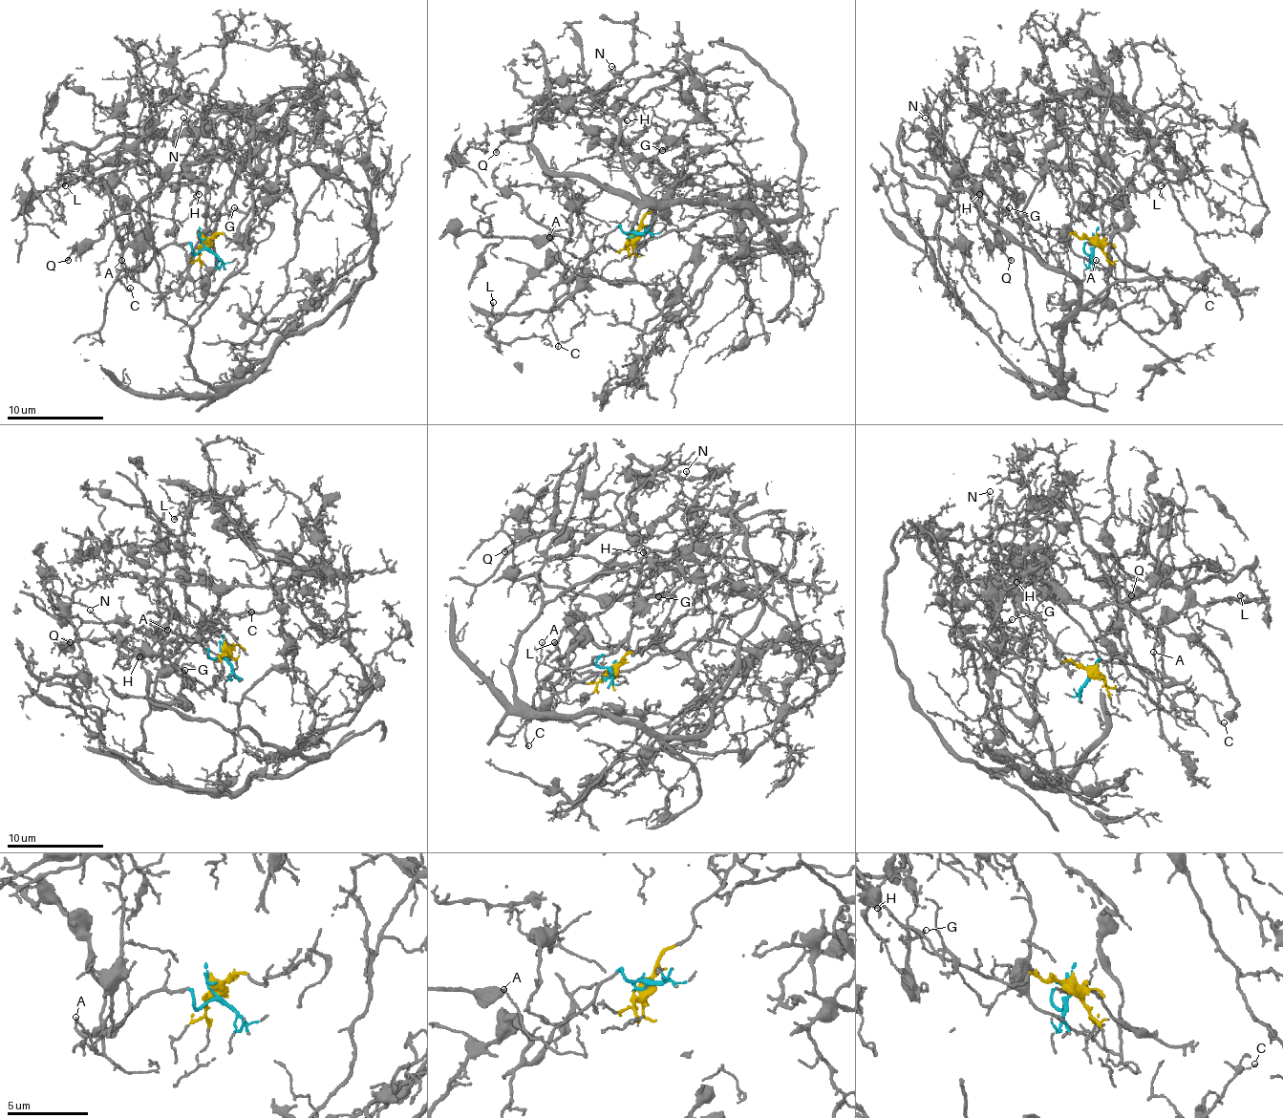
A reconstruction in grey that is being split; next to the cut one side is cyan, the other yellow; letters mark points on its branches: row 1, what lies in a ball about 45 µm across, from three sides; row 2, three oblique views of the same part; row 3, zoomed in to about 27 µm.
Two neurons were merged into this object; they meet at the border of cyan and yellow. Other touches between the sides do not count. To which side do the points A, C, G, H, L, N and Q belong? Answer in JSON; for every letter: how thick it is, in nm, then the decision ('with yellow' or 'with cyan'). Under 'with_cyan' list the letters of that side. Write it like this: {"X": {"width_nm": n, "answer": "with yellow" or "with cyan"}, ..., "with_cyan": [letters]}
{"A": {"width_nm": 100, "answer": "with cyan"}, "C": {"width_nm": 110, "answer": "with cyan"}, "G": {"width_nm": 190, "answer": "with yellow"}, "H": {"width_nm": 120, "answer": "with yellow"}, "L": {"width_nm": 140, "answer": "with cyan"}, "N": {"width_nm": 90, "answer": "with yellow"}, "Q": {"width_nm": 150, "answer": "with yellow"}, "with_cyan": ["A", "C", "L"]}

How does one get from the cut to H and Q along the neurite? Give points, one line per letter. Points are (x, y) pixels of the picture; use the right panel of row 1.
H: (1094, 241), (1075, 233), (1060, 241), (1019, 224), (990, 200), (931, 132), (930, 151), (956, 161), (980, 195)
Q: (1094, 241), (1019, 224), (931, 132), (930, 151), (975, 185), (977, 224), (1012, 260)

